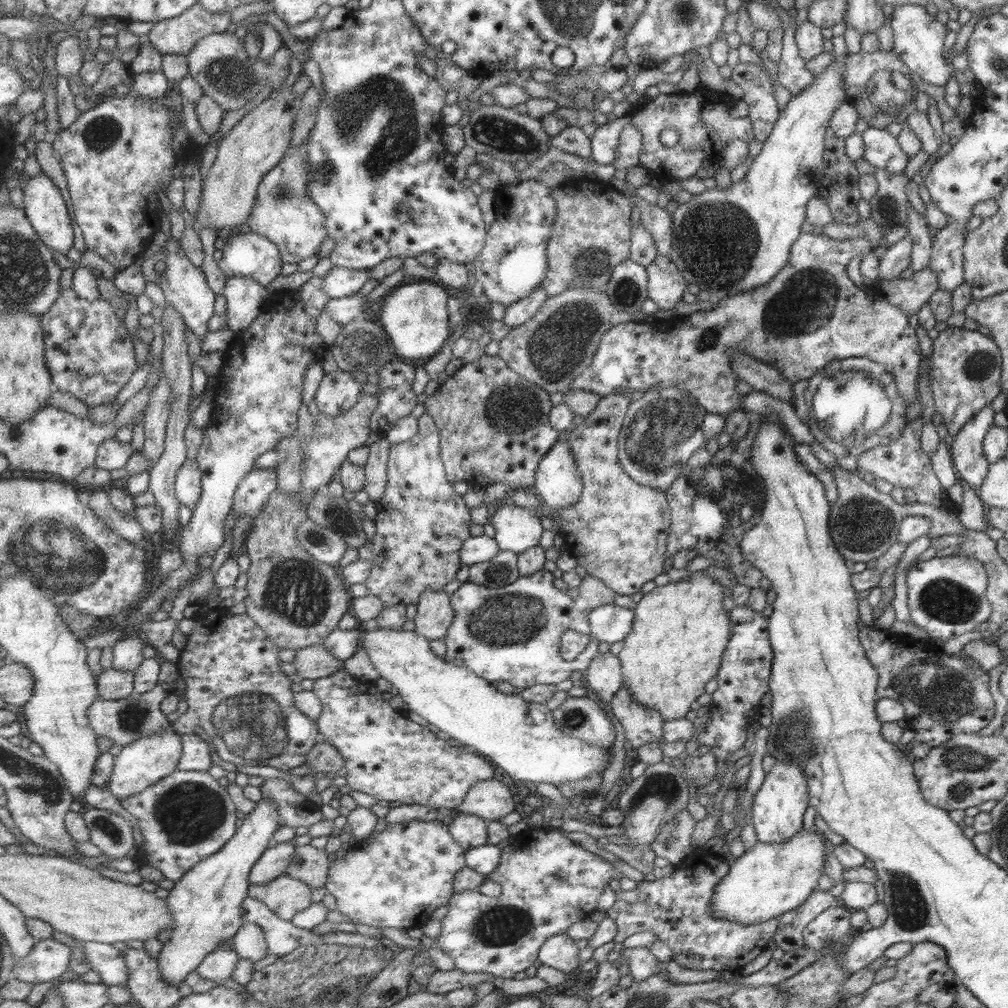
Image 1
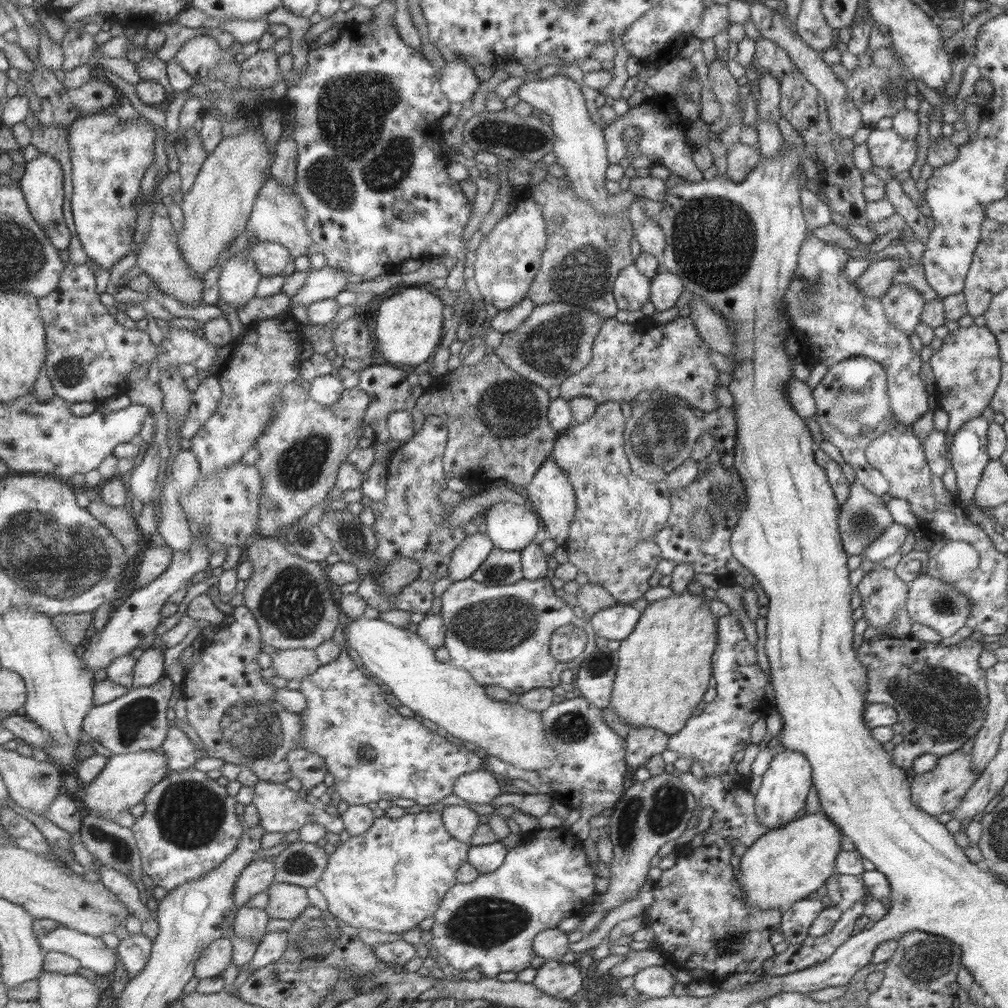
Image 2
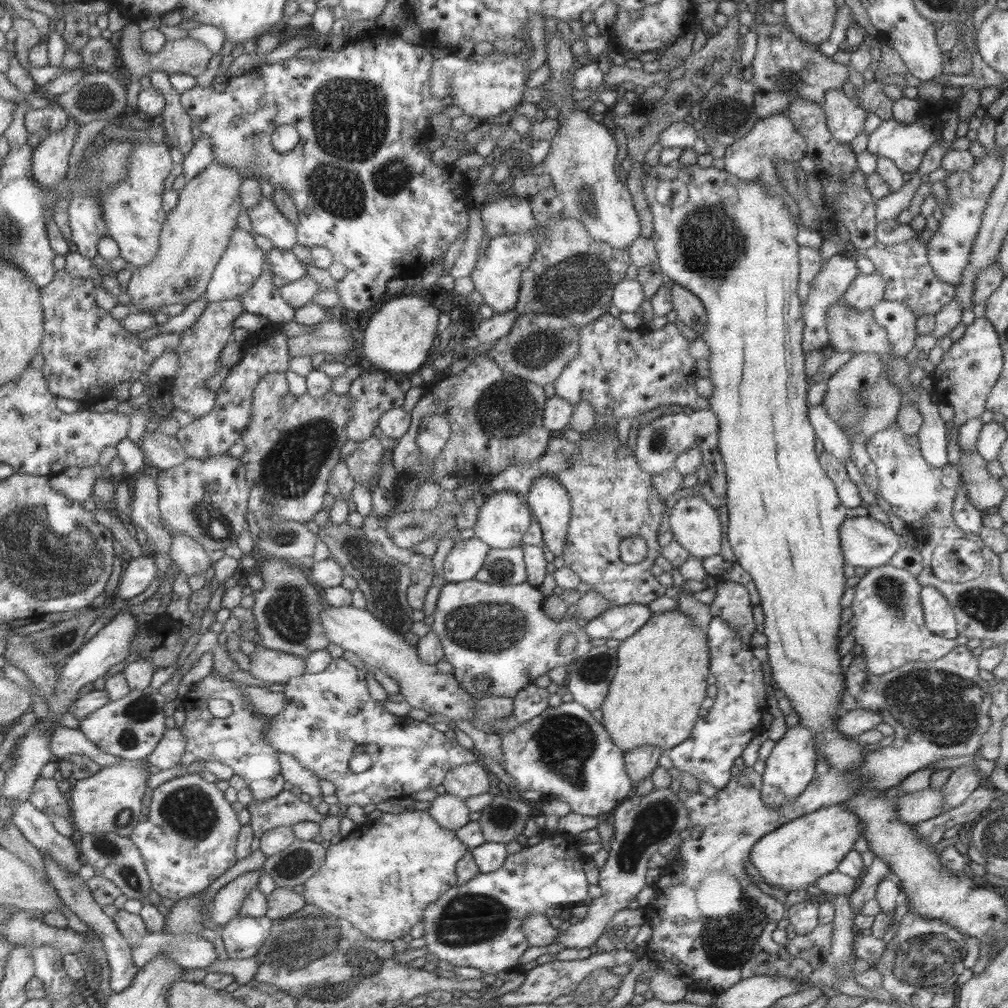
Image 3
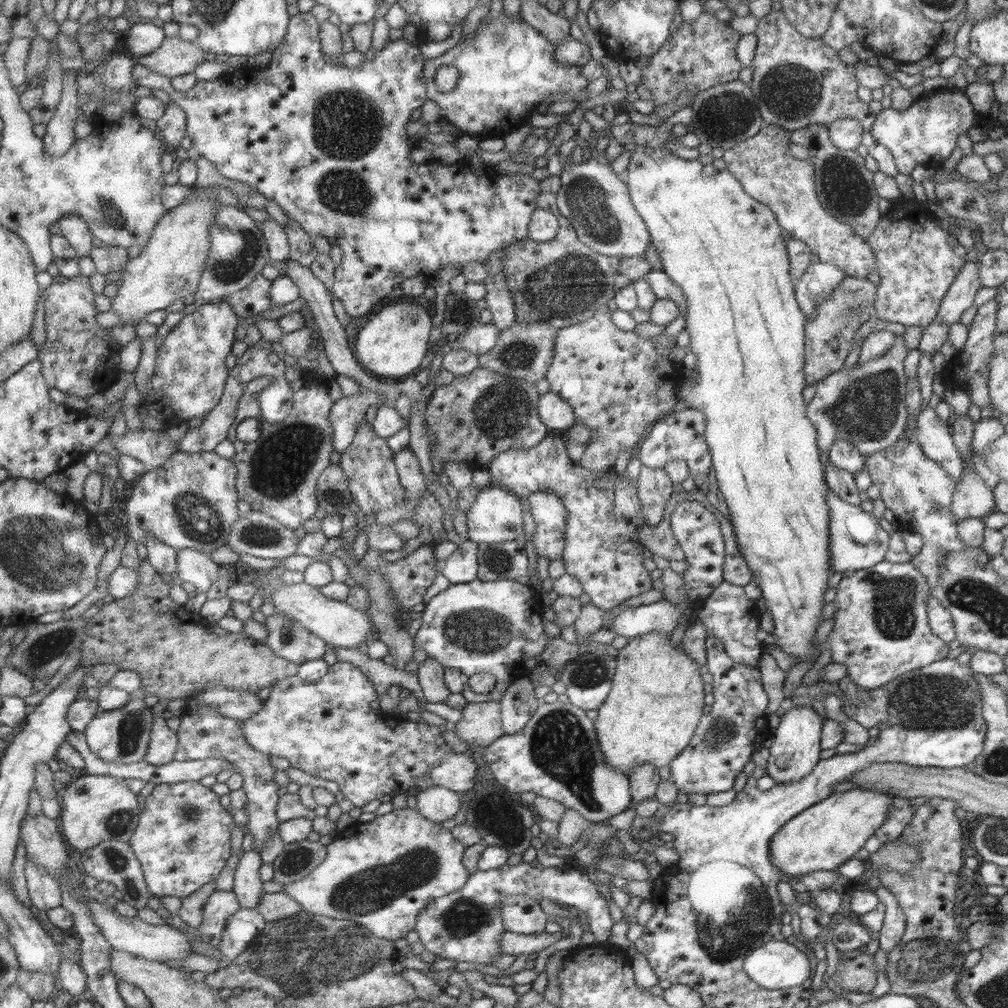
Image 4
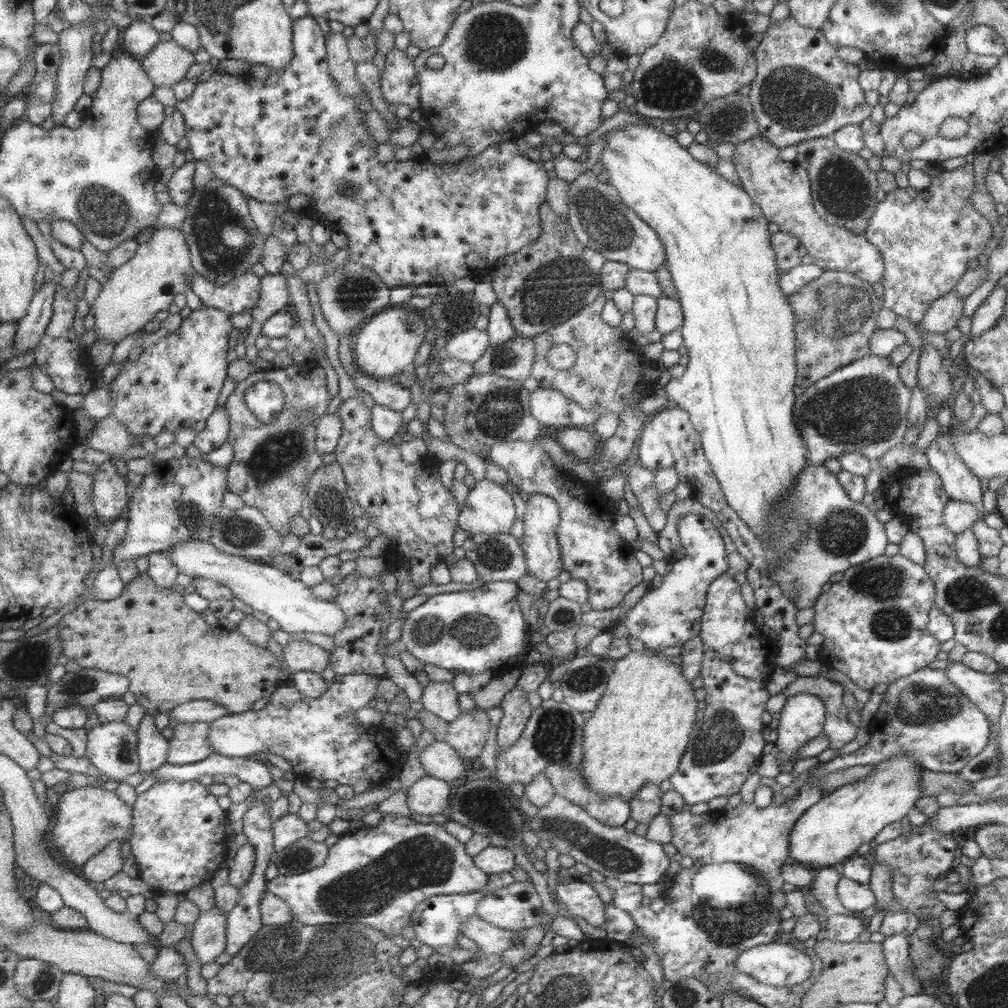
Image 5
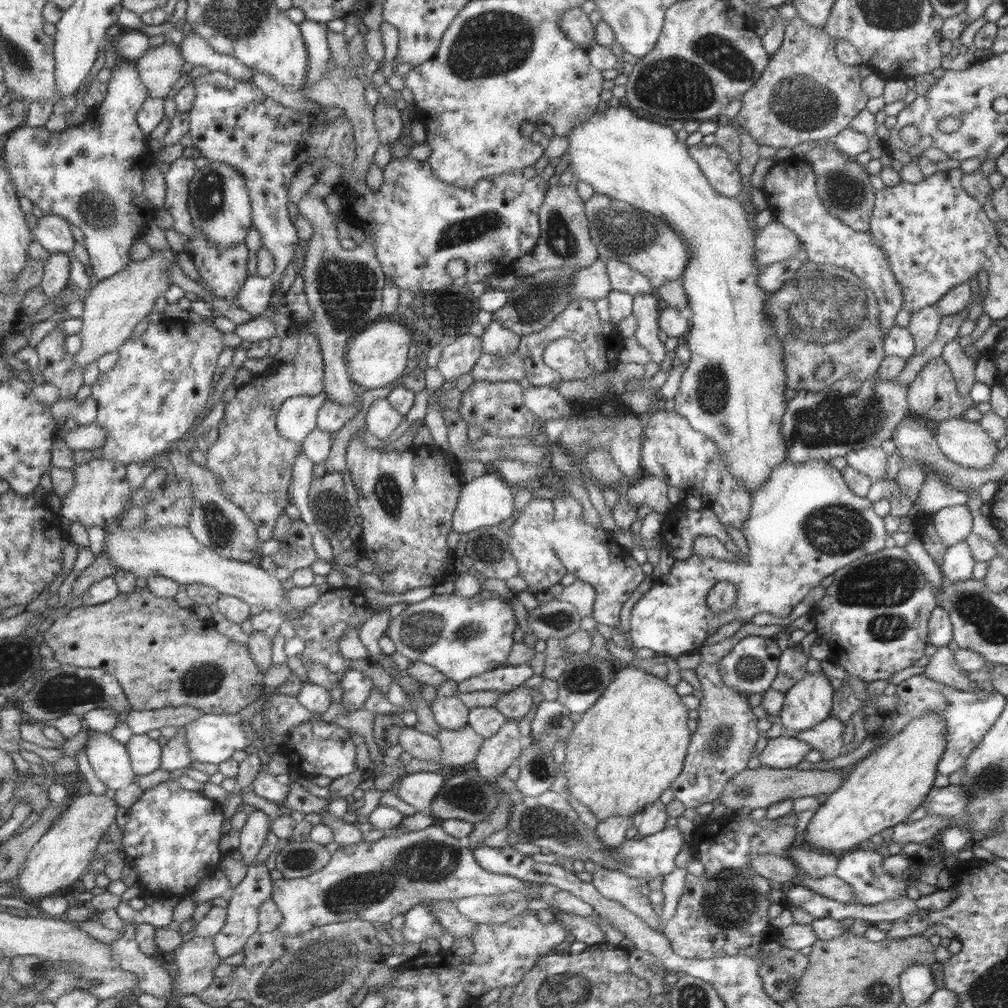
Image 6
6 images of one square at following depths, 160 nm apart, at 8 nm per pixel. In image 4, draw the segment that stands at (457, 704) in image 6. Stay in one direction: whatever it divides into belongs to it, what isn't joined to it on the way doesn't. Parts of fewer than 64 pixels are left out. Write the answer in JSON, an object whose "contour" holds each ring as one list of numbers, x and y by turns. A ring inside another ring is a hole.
{"contour":[[427,657,416,669,418,683,427,703,443,702,449,690,443,682,443,667,433,657]]}

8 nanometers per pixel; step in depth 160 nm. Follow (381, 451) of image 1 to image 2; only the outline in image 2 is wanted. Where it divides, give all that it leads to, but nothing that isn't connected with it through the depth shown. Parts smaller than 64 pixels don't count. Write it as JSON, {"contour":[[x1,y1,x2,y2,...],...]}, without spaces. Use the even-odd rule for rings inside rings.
{"contour":[[373,443,375,449,374,463,362,473,360,492,372,502,383,500,386,494,386,468,381,464,381,457,391,453,385,443]]}

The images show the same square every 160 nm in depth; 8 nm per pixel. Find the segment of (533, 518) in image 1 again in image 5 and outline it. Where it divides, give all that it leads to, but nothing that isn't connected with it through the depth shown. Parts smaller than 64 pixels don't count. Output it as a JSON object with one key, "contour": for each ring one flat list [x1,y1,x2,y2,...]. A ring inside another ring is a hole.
{"contour":[[482,479,475,482,469,490,464,504,459,507,457,524,461,530,471,535,477,534,507,534,515,520,515,509,511,494,501,485]]}

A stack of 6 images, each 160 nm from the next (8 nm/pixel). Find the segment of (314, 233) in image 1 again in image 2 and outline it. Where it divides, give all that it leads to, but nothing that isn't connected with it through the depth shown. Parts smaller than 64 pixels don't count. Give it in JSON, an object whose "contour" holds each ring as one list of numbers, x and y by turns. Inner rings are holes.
{"contour":[[271,174,263,185,251,214,247,234,261,241,284,244,295,258,309,256,309,248,314,244,314,238,306,224,307,207,302,196,297,191,284,187,275,175]]}

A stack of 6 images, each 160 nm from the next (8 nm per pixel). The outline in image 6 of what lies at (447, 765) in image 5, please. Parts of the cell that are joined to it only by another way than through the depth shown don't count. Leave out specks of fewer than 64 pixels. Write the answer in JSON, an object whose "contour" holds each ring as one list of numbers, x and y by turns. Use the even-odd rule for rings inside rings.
{"contour":[[406,726,400,729,398,744,412,758,432,760,436,764,442,762,440,742,434,736,421,733,413,727]]}

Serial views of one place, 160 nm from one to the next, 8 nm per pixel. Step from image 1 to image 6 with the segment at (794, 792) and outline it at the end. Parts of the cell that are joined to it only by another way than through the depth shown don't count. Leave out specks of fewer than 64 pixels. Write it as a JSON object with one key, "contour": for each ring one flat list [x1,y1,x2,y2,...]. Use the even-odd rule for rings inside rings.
{"contour":[[814,666,797,683,784,692,779,712,786,734,796,734,825,720,831,711,833,688,821,669]]}

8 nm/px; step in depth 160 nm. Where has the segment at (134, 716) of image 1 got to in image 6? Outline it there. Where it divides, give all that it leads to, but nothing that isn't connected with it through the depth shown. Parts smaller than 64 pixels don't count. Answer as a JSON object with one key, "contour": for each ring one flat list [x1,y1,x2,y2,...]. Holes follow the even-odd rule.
{"contour":[[91,733,85,751,96,776,109,789,119,790,135,780,128,743,122,744,108,733]]}

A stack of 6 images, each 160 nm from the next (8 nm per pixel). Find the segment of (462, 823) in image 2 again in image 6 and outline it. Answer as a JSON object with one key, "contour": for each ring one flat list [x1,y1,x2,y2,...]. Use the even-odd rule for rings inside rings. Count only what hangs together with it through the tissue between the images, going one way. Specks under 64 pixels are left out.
{"contour":[[412,772,411,774,403,775,396,795,409,806,415,808,416,813,429,812,431,801,436,797,439,789,444,783,443,776,435,772]]}

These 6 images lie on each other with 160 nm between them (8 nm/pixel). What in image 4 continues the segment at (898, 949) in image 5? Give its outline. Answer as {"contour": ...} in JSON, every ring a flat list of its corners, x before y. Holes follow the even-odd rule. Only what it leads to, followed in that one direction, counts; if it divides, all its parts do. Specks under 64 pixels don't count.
{"contour":[[884,886,876,887,874,894,878,898,878,903,885,905,884,918,879,931,878,949,887,954,899,944,899,940,905,932,905,916,901,912,895,896,889,894]]}

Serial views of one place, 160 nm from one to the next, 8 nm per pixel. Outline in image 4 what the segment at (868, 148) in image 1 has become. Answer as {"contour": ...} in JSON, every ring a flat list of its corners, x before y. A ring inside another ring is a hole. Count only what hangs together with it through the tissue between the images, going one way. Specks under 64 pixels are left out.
{"contour":[[944,87,929,98,913,101,905,110,895,110,893,107,881,109,876,114,870,133,876,142,892,154,898,172,909,175,917,164,947,158,957,136,969,130,974,122,988,124,990,121,984,121,979,113,973,112,969,99,961,90]]}

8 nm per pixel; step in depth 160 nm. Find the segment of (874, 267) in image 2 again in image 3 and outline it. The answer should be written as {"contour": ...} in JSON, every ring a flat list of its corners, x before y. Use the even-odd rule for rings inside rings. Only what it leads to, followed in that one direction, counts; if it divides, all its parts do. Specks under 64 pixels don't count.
{"contour":[[879,272,857,274,842,294,843,304,863,312,883,300,885,283]]}

